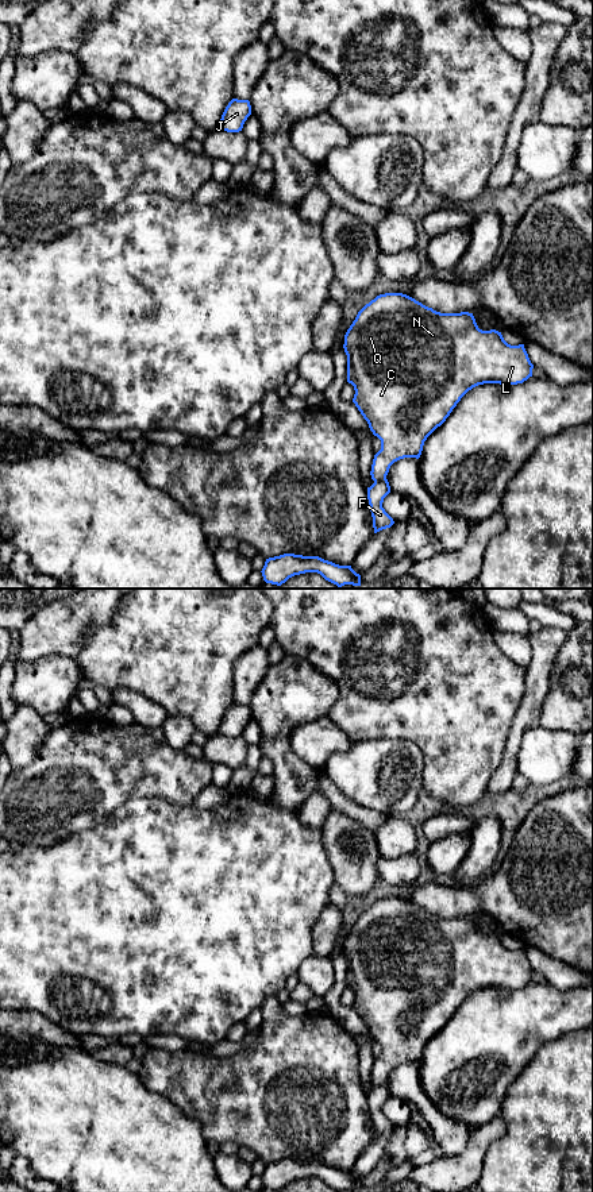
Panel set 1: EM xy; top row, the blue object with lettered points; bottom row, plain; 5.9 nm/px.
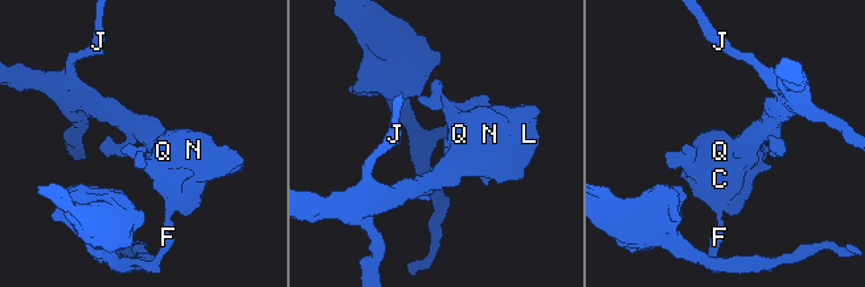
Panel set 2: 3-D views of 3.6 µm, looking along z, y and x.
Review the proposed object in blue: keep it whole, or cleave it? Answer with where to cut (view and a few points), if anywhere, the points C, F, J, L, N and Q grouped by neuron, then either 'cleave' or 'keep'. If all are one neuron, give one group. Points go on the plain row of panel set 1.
cut xy (385, 1081), (374, 1087); groups C J L N Q / F; cleave

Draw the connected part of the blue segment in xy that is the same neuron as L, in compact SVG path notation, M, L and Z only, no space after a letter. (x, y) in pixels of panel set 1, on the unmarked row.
M403 898L380 899L369 909L366 909L358 917L355 925L347 934L344 940L343 953L347 960L347 987L351 988L355 995L353 1007L355 1008L355 1011L358 1012L363 1023L367 1026L373 1039L381 1045L381 1054L374 1060L371 1076L370 1076L371 1084L374 1087L378 1087L386 1083L389 1073L394 1066L404 1062L419 1064L427 1042L446 1026L446 1023L450 1021L453 1014L457 1011L457 1008L469 995L484 988L500 988L500 990L523 988L530 981L532 981L532 973L534 973L534 969L528 963L524 949L511 950L504 945L501 937L496 934L490 934L490 936L480 934L473 918L469 918L469 917L440 918Z

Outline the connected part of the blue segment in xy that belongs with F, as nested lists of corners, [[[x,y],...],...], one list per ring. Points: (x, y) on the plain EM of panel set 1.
[[[386,1083],[374,1087],[367,1092],[367,1104],[373,1122],[374,1138],[390,1133],[394,1126],[382,1112],[384,1103],[390,1098],[390,1091]]]

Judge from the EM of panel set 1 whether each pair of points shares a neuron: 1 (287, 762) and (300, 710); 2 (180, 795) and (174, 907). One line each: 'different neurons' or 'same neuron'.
1: same neuron
2: different neurons

